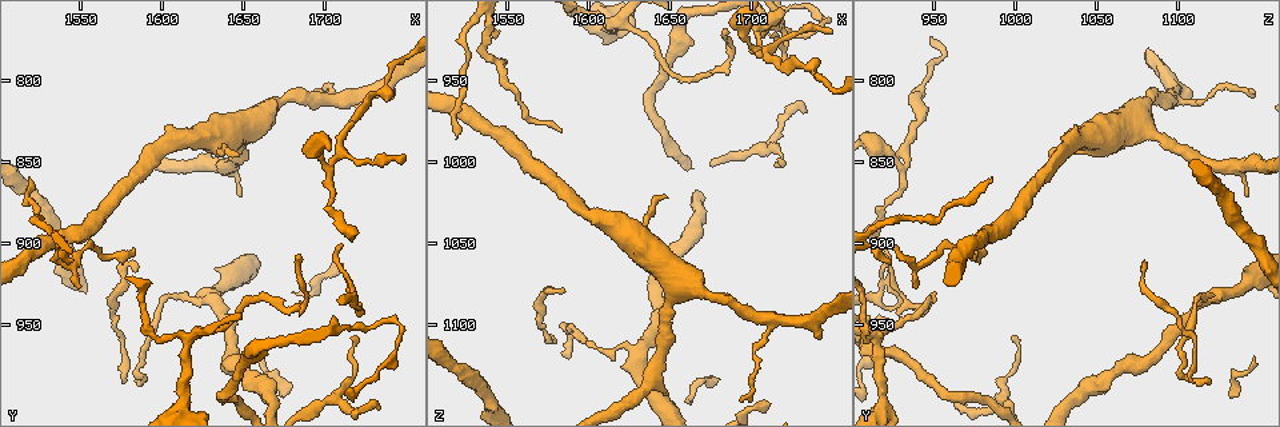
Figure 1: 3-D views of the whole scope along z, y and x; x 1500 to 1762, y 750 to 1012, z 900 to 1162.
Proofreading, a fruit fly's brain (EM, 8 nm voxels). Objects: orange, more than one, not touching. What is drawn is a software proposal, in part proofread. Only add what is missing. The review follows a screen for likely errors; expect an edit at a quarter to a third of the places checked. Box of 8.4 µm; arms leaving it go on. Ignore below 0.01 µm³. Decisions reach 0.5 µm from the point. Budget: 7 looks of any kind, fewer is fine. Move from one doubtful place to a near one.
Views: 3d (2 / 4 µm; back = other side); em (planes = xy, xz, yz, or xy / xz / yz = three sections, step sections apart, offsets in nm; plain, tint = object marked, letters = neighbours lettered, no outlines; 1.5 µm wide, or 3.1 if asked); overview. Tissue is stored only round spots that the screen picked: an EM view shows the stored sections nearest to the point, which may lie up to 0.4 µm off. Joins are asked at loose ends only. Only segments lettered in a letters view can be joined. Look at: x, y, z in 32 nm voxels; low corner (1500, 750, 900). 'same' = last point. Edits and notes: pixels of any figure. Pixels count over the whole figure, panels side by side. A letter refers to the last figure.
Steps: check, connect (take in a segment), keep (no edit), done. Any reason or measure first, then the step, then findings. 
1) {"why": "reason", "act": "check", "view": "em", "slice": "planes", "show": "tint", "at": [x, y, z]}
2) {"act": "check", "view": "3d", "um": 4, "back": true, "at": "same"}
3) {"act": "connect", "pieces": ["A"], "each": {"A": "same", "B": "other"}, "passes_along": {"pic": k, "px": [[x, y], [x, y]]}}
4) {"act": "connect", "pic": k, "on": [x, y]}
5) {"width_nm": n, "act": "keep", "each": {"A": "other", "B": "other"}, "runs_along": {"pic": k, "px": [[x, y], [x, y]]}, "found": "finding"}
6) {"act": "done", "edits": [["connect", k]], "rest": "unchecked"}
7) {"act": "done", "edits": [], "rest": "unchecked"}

{"why": "an open end", "act": "check", "view": "em", "slice": "xy", "step": 4, "show": "plain", "at": [1586, 914, 1078]}

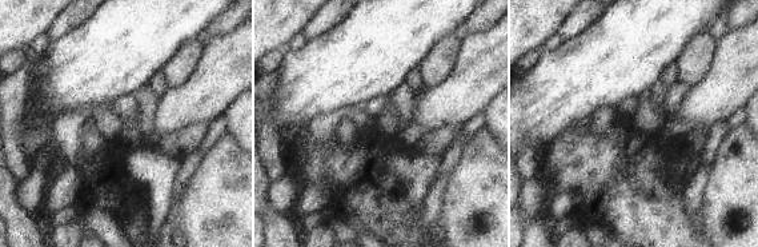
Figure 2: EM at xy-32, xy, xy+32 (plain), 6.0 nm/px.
{"act": "check", "view": "em", "slice": "xy", "step": 4, "show": "letters", "at": "same"}

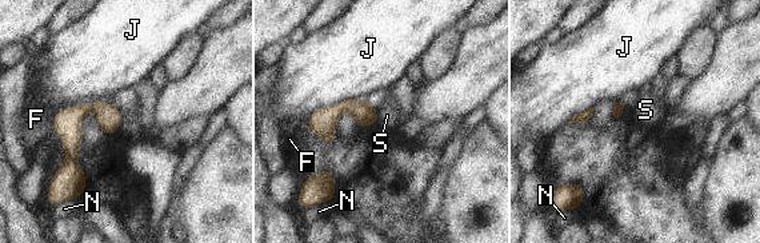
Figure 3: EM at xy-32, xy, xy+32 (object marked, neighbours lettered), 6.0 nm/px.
{"act": "keep", "each": {"F": "other", "J": "other", "N": "other", "S": "other"}, "runs_along": {"pic": 3, "px": [[98, 103], [72, 122], [80, 183]]}, "found": "none of them fits"}

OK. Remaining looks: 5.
{"why": "tapers out", "act": "check", "view": "em", "slice": "planes", "show": "letters", "at": [1582, 908, 982]}

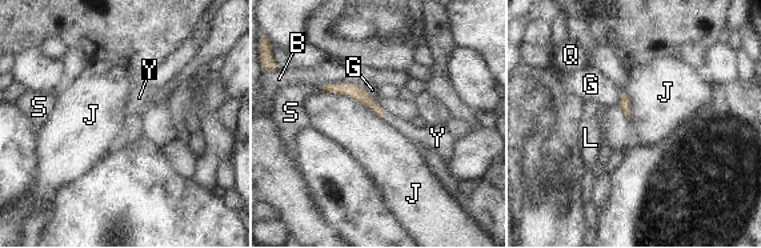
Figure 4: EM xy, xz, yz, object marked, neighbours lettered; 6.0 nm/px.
{"act": "connect", "pieces": ["Y"], "each": {"B": "other", "G": "other", "J": "other", "L": "other", "Q": "other", "S": "other", "Y": "same"}, "found": "the neuron continues"}

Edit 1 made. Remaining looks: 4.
{"why": "see it whole again", "act": "check", "view": "overview"}

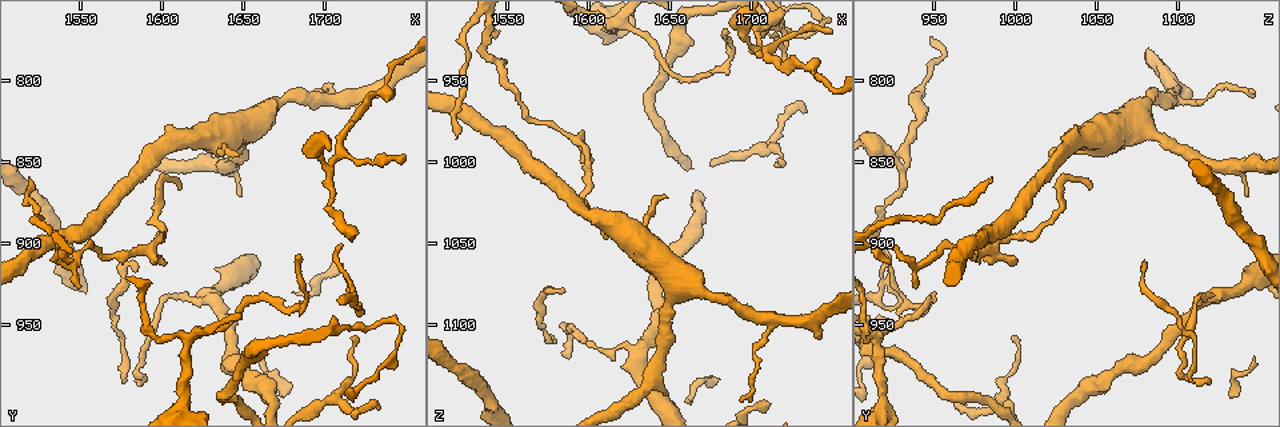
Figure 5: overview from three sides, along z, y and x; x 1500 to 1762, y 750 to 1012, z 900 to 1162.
{"why": "thin end", "act": "check", "view": "em", "slice": "xy", "step": 4, "show": "letters", "at": [1648, 846, 1020]}

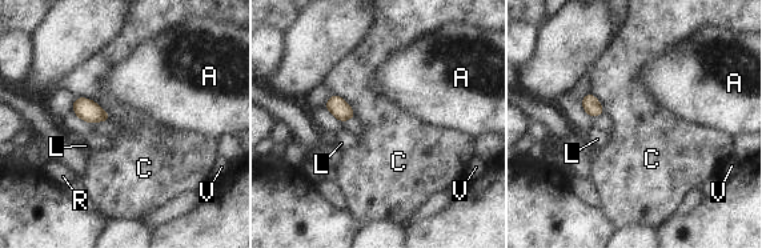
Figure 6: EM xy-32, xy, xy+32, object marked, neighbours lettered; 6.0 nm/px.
{"why": "cut it another way", "act": "check", "view": "em", "slice": "planes", "show": "letters", "at": "same"}

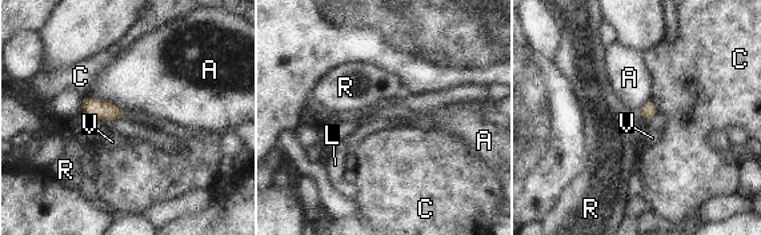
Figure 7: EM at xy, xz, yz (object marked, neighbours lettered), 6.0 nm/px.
{"width_nm": 90, "act": "keep", "each": {"A": "other", "C": "other", "L": "other", "R": "other", "V": "other"}, "border": {"pic": 7, "px": [[84, 95], [112, 102], [128, 111]]}, "found": "none of them fits"}

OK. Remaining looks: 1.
{"act": "done", "edits": [["connect", 4]], "rest": "unchecked"}

